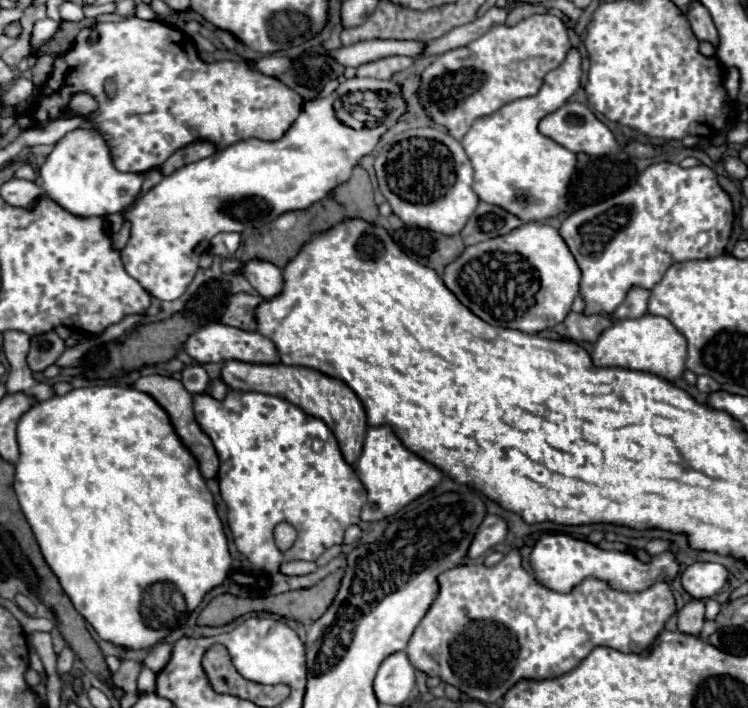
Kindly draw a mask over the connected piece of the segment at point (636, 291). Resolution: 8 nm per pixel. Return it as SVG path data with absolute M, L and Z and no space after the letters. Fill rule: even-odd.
M634 287L626 295L626 301L612 313L612 317L614 319L638 319L638 317L642 317L646 313L646 307L648 307L648 297L650 297L648 289Z

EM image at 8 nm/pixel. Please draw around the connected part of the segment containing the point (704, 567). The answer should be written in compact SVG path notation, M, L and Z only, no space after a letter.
M694 563L684 569L682 585L684 589L696 597L706 599L716 595L728 579L728 571L720 563Z

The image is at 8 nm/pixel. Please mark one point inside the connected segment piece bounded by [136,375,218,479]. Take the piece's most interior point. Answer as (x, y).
(175, 400)

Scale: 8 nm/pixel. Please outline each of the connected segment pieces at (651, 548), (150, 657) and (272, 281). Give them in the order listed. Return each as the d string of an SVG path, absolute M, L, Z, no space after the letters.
M652 539L652 541L646 543L644 551L646 551L648 555L658 555L658 553L666 551L668 547L670 547L670 541L666 541L666 539Z
M158 643L158 645L150 647L150 651L148 651L146 659L142 661L142 665L148 667L148 669L152 669L154 673L158 673L168 663L170 653L172 653L172 645L170 643Z
M250 259L242 263L240 273L246 277L246 281L266 299L274 297L282 289L282 269L278 269L270 261L262 259Z

